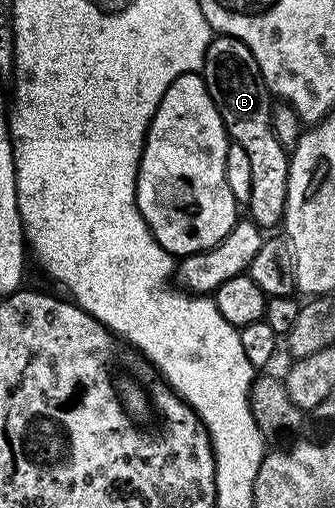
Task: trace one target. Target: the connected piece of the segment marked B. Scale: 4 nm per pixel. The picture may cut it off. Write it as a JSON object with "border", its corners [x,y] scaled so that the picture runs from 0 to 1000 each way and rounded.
{"border":[[[639,71],[615,96],[615,116],[603,122],[597,144],[633,189],[633,205],[645,205],[645,220],[657,220],[657,236],[690,281],[728,291],[752,323],[743,435],[779,445],[785,455],[815,455],[806,451],[839,439],[848,417],[866,313],[860,299],[812,260],[812,187],[794,171],[776,134],[725,83],[701,75]]]}

